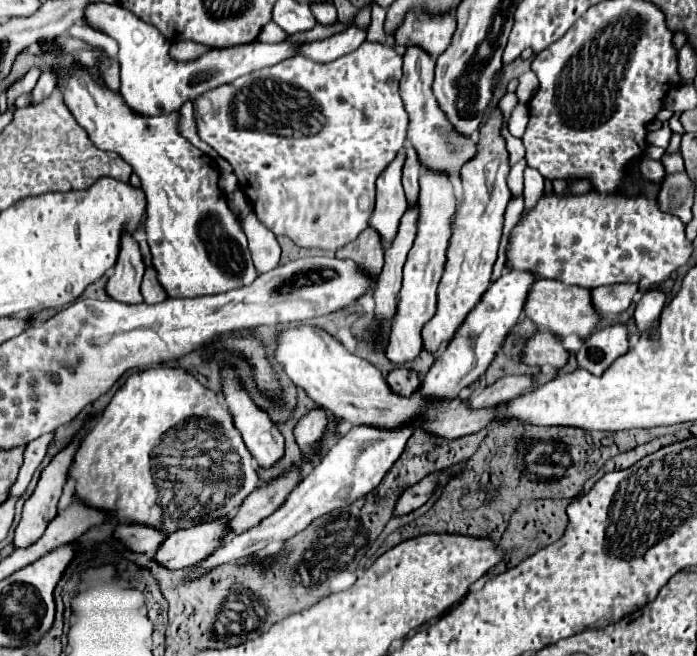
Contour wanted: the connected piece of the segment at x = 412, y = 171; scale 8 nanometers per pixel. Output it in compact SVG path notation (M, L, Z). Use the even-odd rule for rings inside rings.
M409 142L405 144L405 150L407 150L407 162L403 166L403 188L405 188L405 194L407 194L409 206L417 206L417 202L419 202L419 168L421 168L421 162L419 162L419 156L417 156L415 148Z

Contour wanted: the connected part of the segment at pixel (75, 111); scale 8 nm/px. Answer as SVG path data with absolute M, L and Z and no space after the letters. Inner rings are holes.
M41 38L29 50L35 54L35 62L41 72L57 68L57 88L61 90L67 108L71 110L77 124L89 134L91 142L99 150L117 152L141 178L141 188L147 196L147 242L153 254L153 266L157 270L157 278L171 298L187 298L187 296L203 296L203 294L219 294L231 288L247 286L257 278L255 266L251 262L251 254L247 248L247 238L237 216L229 210L227 198L219 188L219 170L217 164L195 148L185 136L179 132L179 110L171 114L161 114L153 118L145 118L143 114L133 114L133 110L123 102L123 96L117 90L111 90L101 72L93 74L89 68L79 64L77 60L63 58L63 48L49 48L51 40Z

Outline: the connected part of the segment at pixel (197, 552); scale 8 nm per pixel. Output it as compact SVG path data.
M217 518L215 522L199 522L187 530L169 534L167 540L155 554L155 560L165 564L169 570L181 570L203 562L215 548L227 538L227 520Z

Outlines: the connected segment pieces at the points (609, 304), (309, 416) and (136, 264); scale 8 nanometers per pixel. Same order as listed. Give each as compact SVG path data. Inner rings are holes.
M633 284L599 286L599 288L591 290L591 302L593 302L593 306L601 318L619 316L631 306L635 290L639 290L639 288Z
M313 408L311 412L307 412L295 426L295 438L297 444L301 448L301 452L311 458L311 448L315 446L315 442L323 436L323 430L327 426L327 414L323 408Z
M123 232L117 264L113 268L113 274L107 282L107 286L105 286L107 294L113 300L119 300L119 302L123 300L127 304L143 302L143 296L139 292L143 272L145 272L145 264L143 264L139 244L129 232Z

